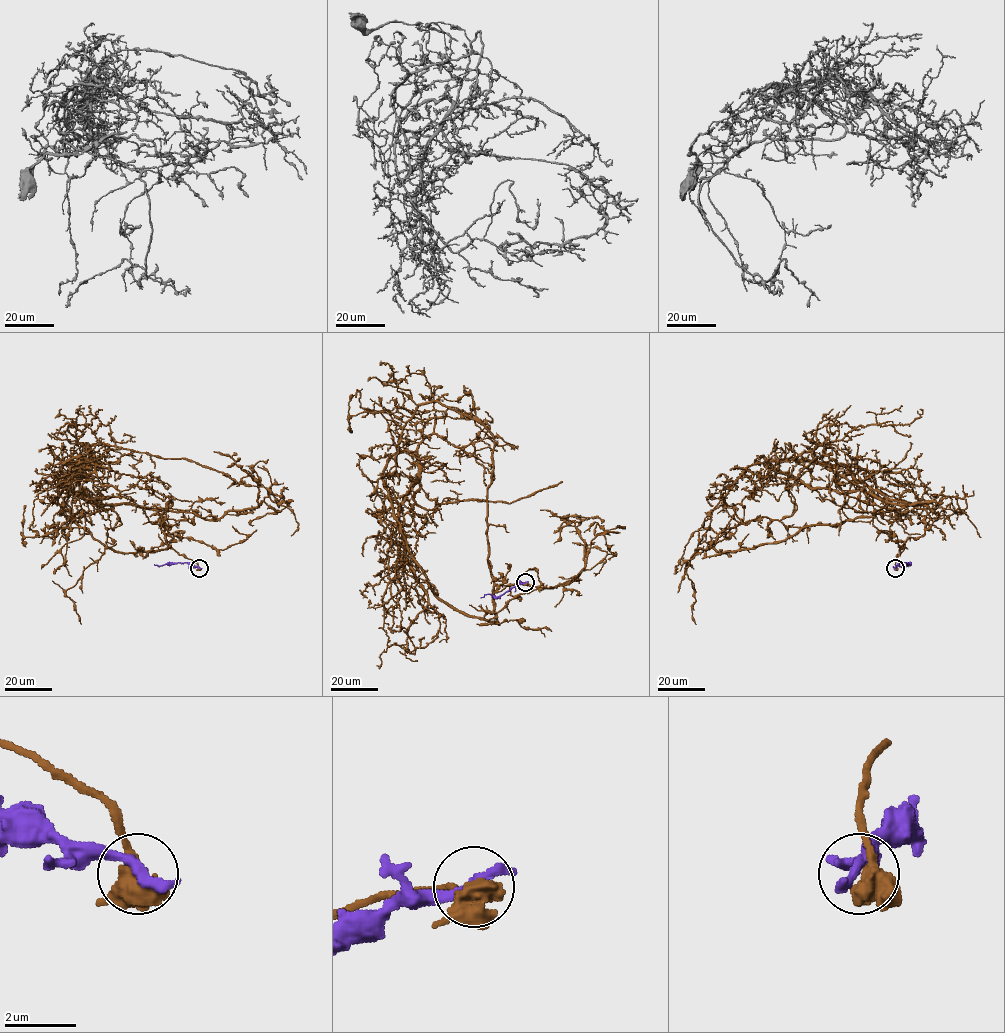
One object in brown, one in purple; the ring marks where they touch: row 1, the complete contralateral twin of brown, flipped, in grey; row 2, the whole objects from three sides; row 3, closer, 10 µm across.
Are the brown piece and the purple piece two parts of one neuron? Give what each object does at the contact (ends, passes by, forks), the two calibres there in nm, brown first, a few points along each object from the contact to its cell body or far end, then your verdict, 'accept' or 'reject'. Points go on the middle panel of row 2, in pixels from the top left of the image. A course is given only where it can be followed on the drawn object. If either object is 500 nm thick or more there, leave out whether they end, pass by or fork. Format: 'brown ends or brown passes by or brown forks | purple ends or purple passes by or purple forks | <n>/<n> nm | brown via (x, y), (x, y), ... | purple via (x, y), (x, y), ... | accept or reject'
600/260 nm | brown via (525, 583), (496, 592), (488, 560), (498, 622), (466, 616), (398, 524), (428, 421), (458, 408), (517, 449) | purple via (525, 583), (498, 596), (485, 594), (480, 597) | reject

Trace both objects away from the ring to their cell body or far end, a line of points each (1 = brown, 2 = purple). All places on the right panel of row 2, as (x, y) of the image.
1: (895, 567), (904, 543), (873, 517), (935, 503), (889, 503), (844, 466), (749, 465), (720, 497), (761, 522)
2: (895, 567), (900, 562), (910, 564)

